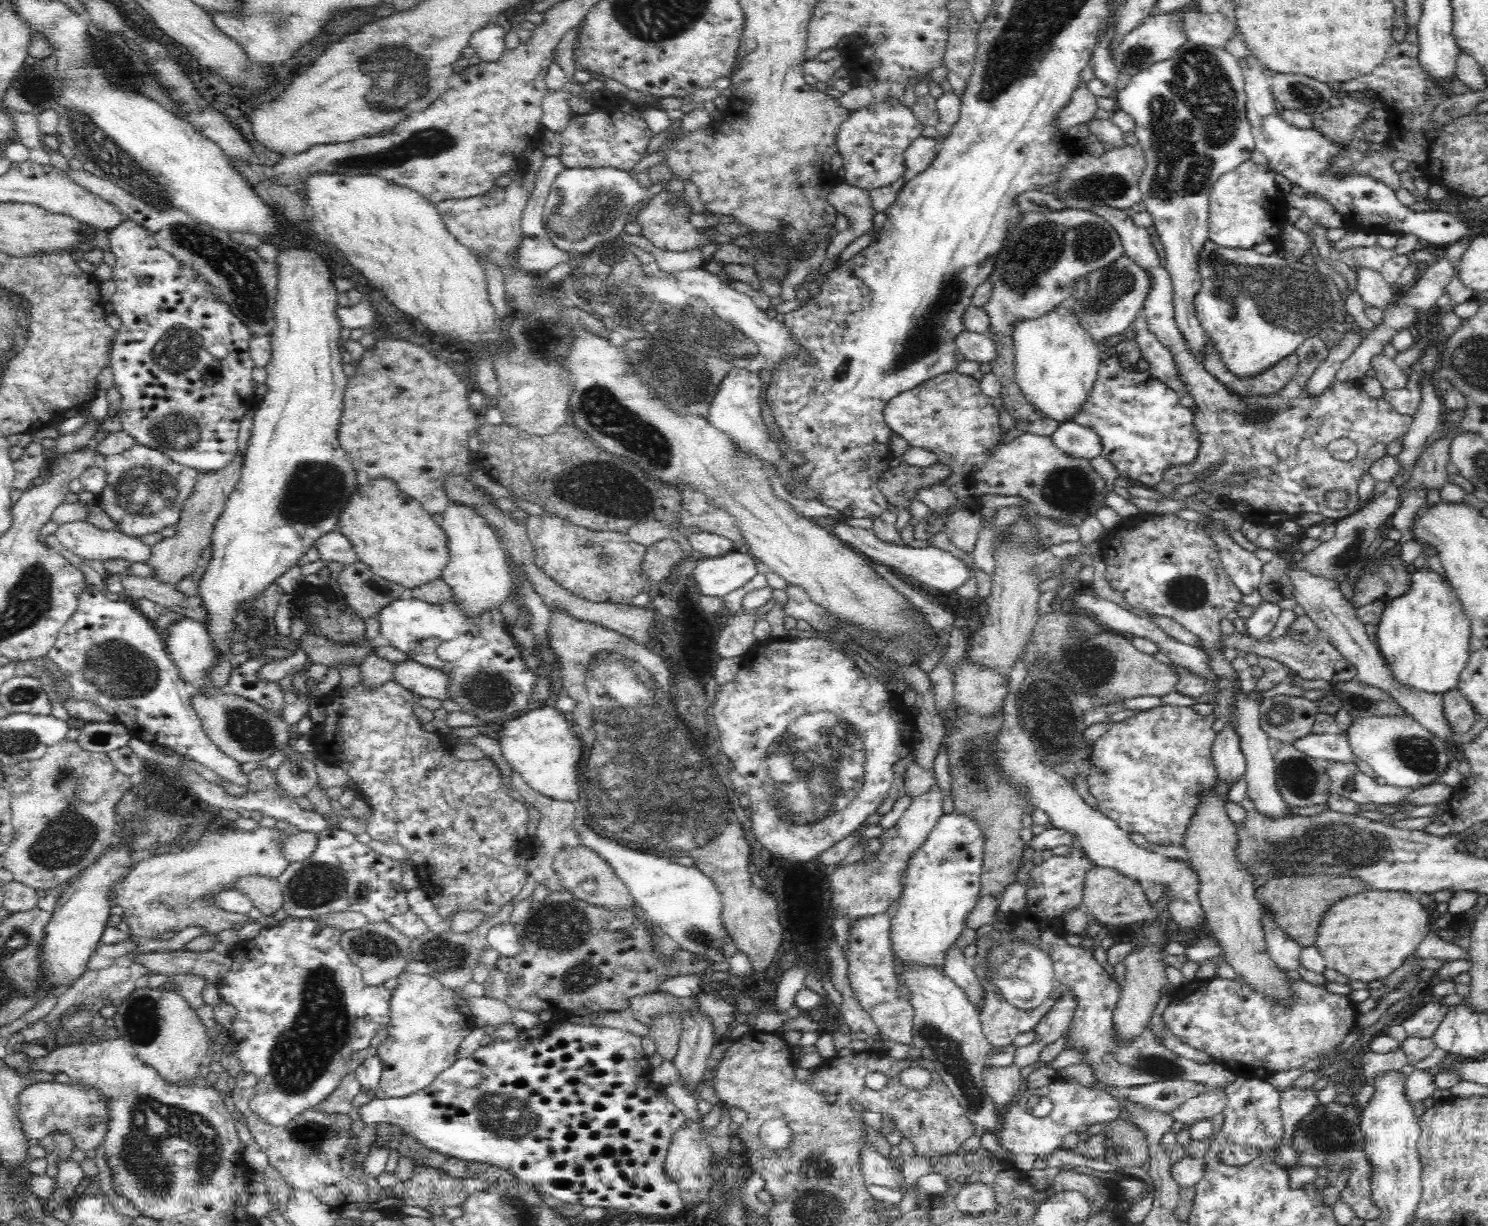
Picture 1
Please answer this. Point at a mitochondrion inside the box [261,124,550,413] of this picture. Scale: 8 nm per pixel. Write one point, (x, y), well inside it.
(431, 142)

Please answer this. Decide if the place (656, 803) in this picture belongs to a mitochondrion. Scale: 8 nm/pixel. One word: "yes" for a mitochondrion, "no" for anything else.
yes

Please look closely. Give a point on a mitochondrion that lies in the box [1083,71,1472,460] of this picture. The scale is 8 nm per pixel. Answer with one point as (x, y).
(1293, 301)

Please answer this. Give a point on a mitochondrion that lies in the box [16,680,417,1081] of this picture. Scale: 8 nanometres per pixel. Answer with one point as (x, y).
(67, 839)

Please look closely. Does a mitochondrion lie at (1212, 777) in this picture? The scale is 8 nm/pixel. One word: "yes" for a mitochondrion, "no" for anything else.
no

